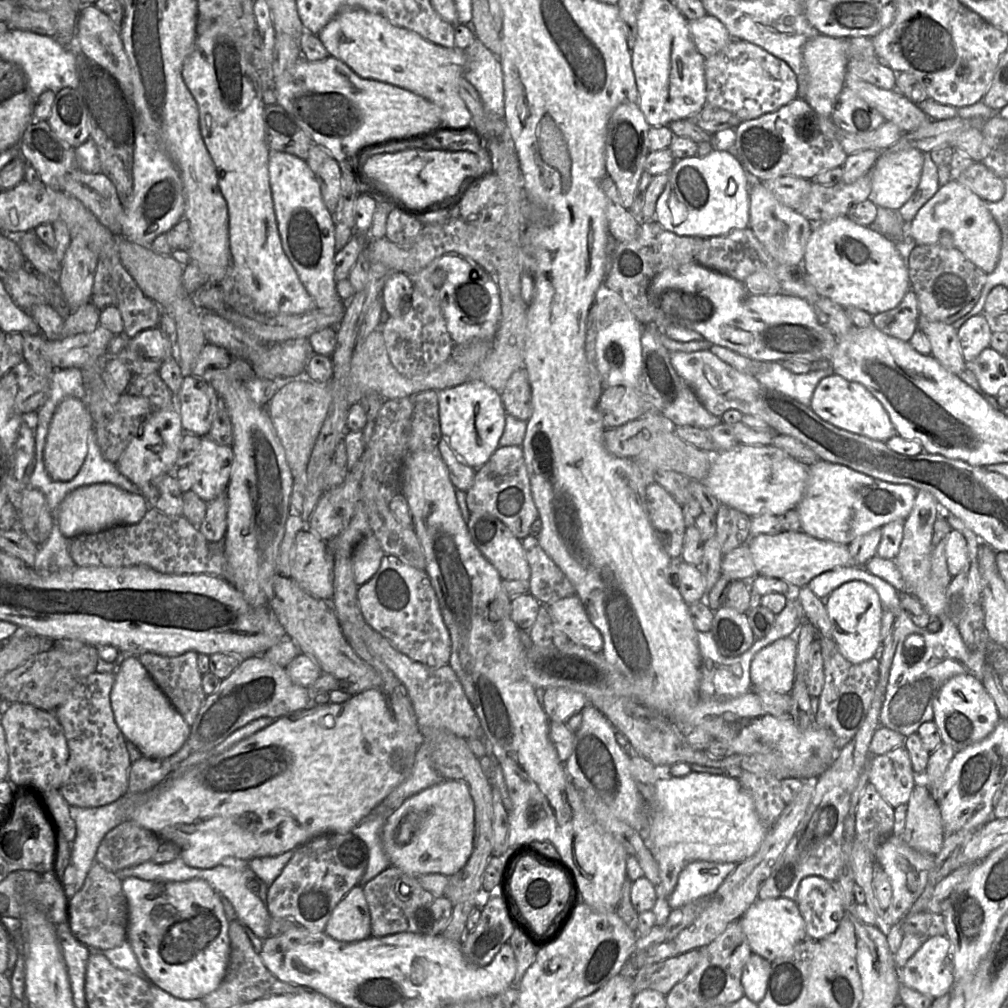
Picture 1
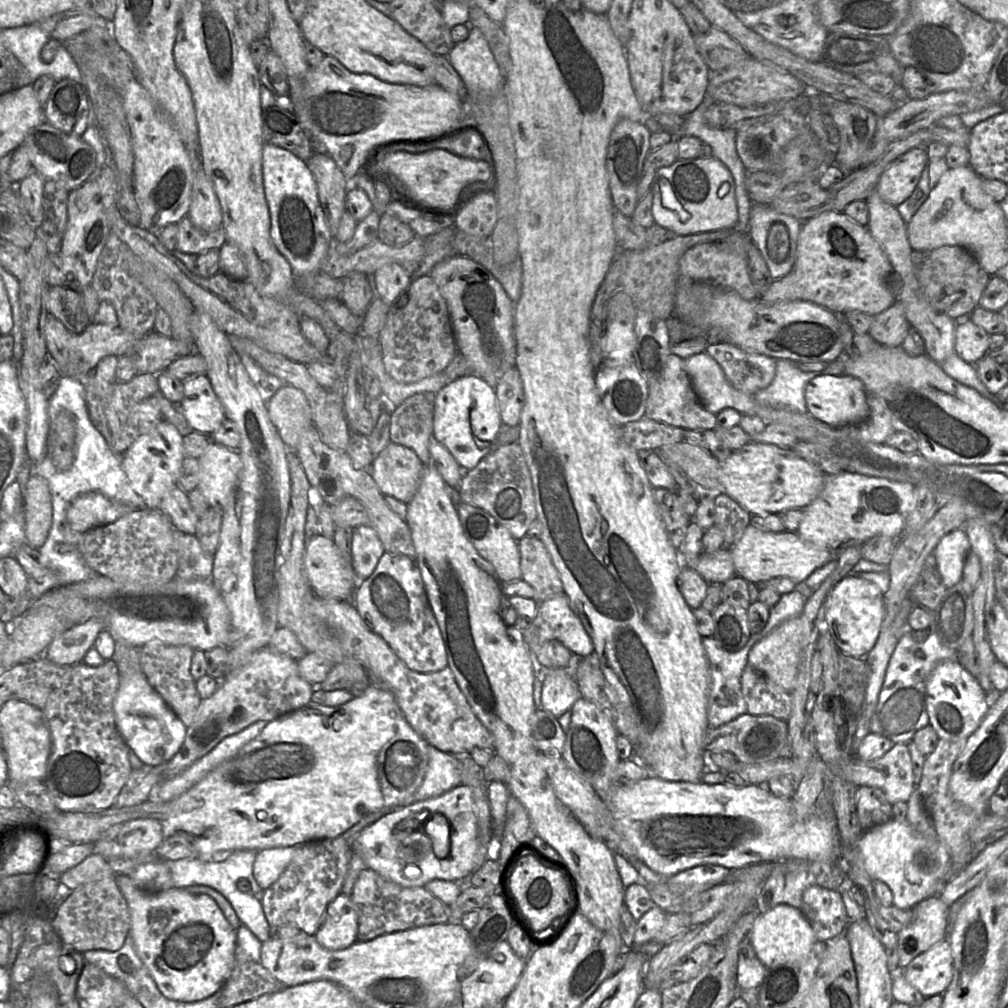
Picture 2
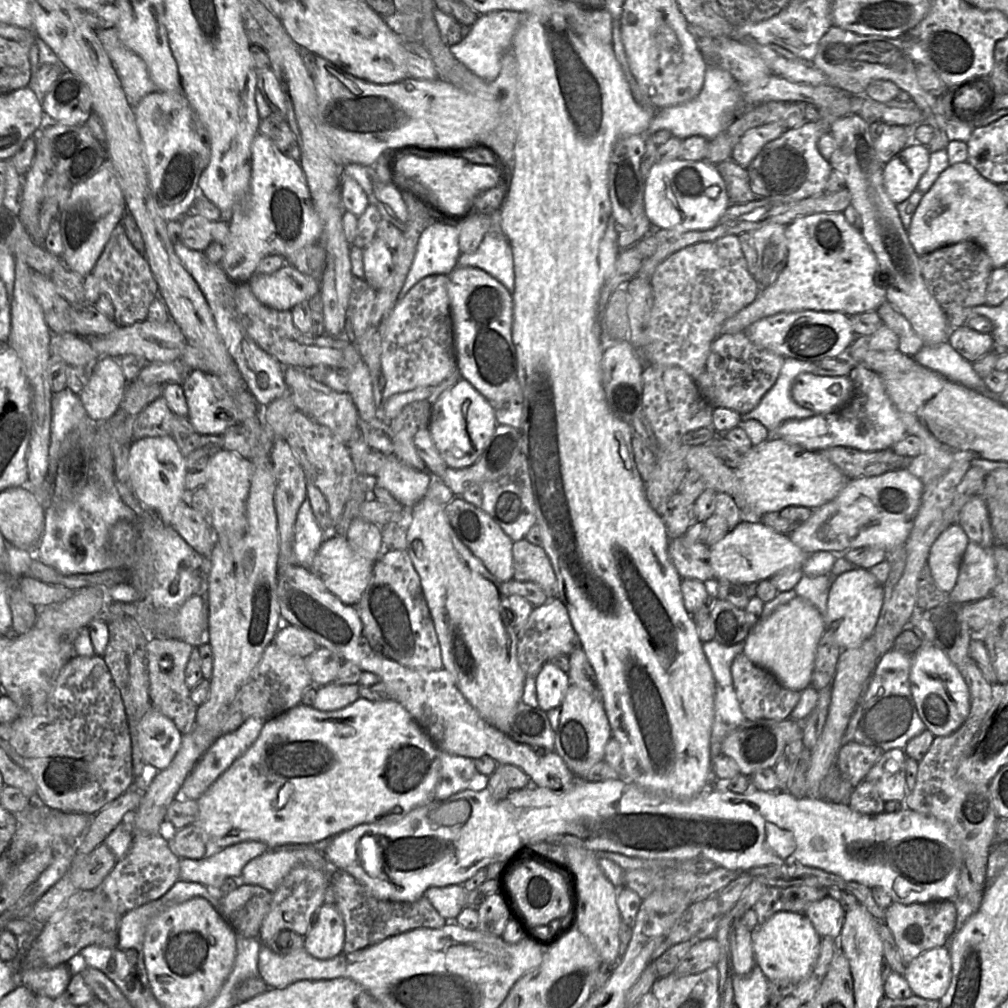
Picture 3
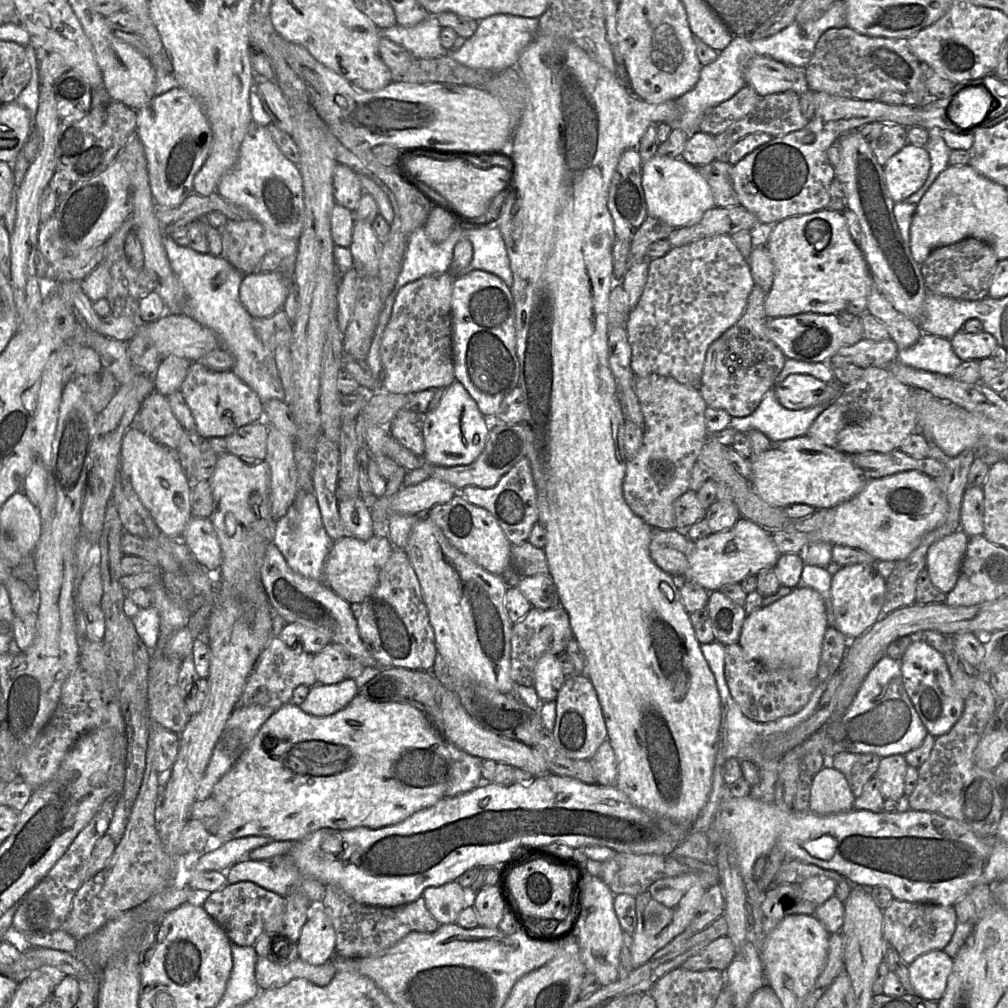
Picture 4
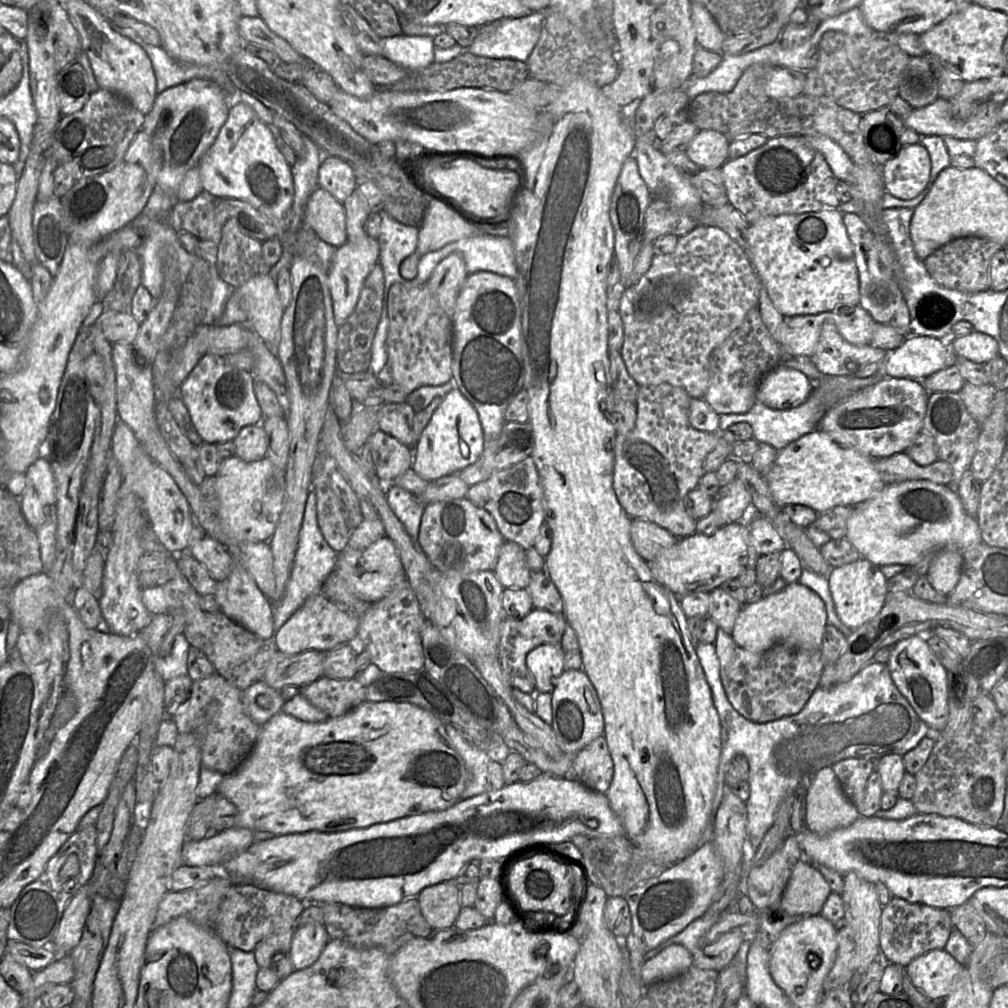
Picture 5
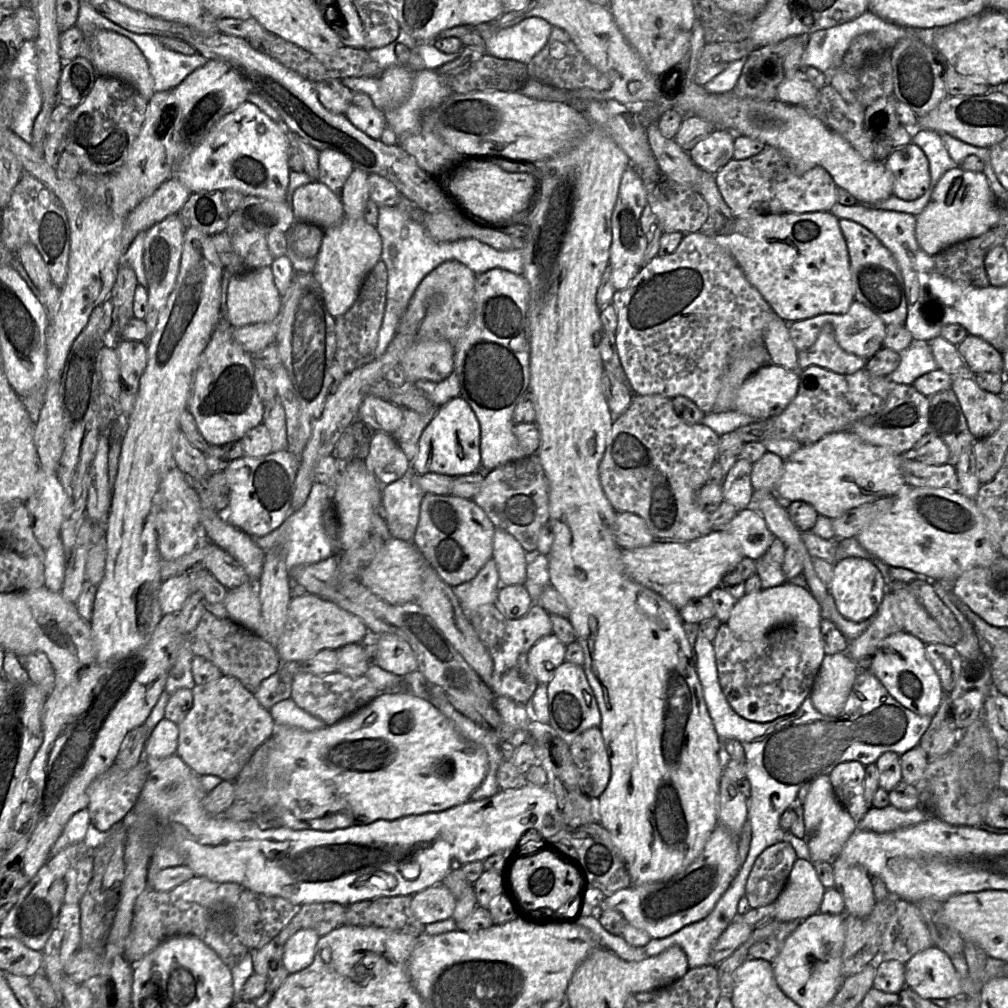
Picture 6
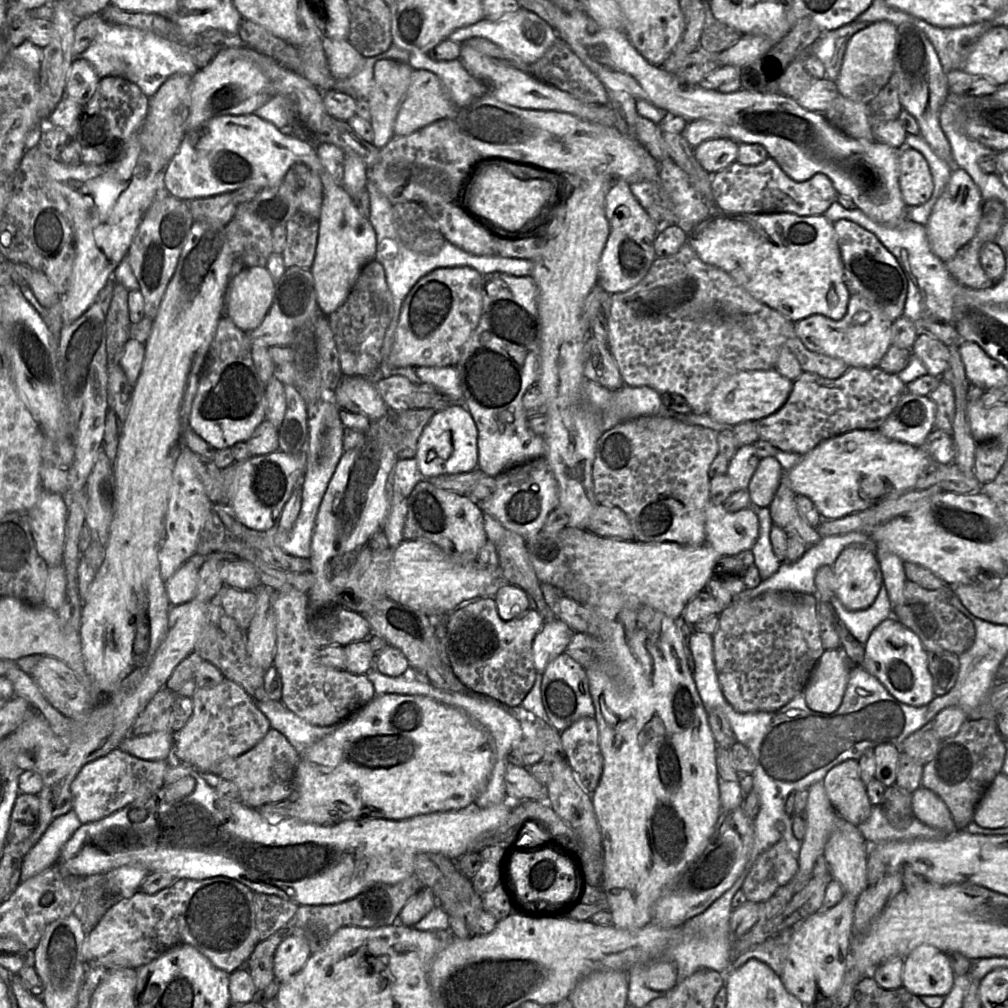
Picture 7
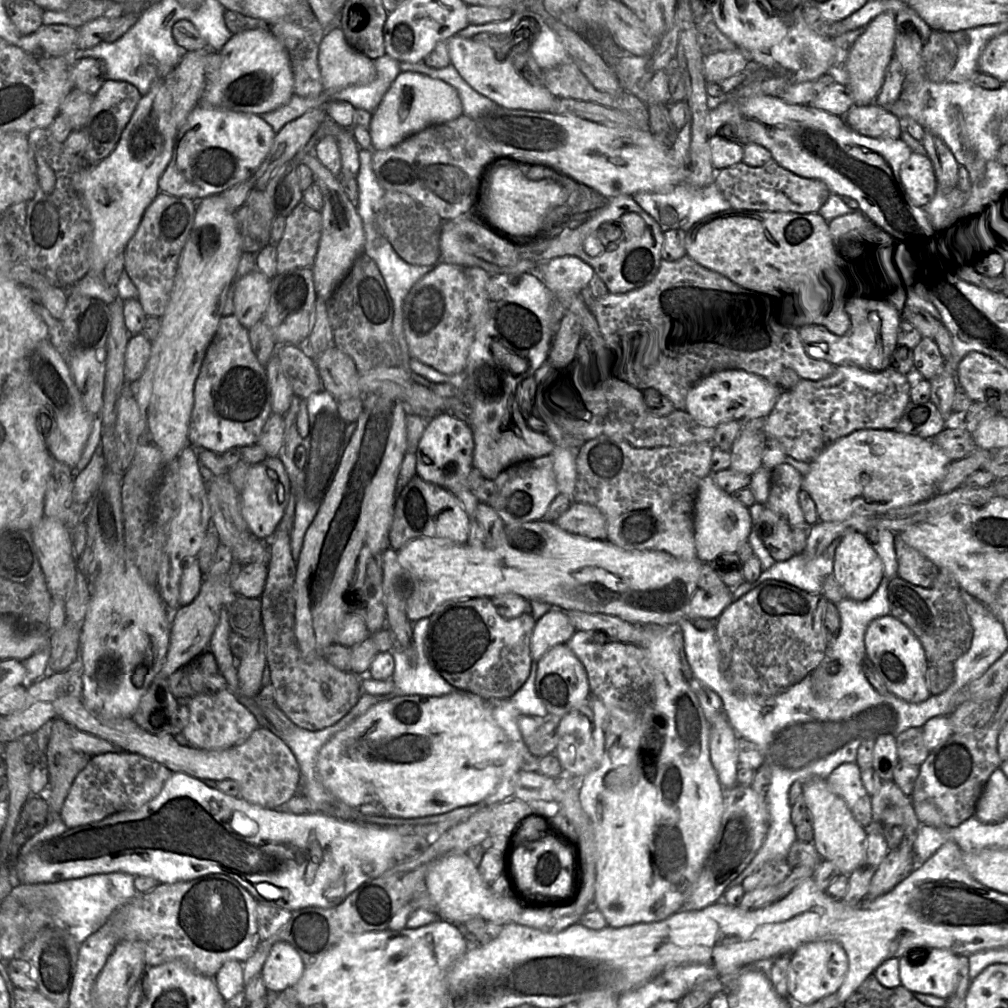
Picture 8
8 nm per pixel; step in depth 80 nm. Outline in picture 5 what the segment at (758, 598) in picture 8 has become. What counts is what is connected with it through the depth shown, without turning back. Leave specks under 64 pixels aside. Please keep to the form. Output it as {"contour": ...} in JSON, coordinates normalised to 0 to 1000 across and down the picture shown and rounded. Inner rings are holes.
{"contour":[[[712,623],[708,637],[714,659],[714,672],[721,692],[726,700],[740,713],[760,717],[792,707],[813,681],[817,658],[813,645],[797,645],[780,639],[770,639],[758,647],[745,647],[732,641],[724,629]]]}

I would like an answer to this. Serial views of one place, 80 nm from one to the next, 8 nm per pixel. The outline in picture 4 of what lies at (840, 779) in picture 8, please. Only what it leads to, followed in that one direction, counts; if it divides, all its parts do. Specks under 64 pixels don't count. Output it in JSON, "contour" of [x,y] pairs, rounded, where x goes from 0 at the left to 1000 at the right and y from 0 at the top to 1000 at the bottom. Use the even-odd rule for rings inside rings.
{"contour":[[[830,747],[819,759],[834,766],[847,791],[852,791],[861,774],[868,769],[874,751],[869,748]]]}

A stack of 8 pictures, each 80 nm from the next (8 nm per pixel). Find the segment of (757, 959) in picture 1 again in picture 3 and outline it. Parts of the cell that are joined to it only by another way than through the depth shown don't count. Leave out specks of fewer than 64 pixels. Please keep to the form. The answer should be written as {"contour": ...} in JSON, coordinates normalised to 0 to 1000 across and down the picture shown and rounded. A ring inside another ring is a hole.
{"contour":[[[736,912],[728,916],[725,927],[725,950],[728,964],[741,968],[751,956],[747,941],[745,924]]]}

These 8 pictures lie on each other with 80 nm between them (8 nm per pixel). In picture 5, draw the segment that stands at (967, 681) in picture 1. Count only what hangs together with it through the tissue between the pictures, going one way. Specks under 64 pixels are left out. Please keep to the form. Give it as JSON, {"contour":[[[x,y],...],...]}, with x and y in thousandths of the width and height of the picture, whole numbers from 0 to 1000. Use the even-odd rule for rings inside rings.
{"contour":[[[908,629],[891,636],[885,644],[880,660],[891,685],[922,720],[921,730],[926,734],[931,733],[932,727],[938,721],[941,711],[940,669],[922,642],[918,631]]]}

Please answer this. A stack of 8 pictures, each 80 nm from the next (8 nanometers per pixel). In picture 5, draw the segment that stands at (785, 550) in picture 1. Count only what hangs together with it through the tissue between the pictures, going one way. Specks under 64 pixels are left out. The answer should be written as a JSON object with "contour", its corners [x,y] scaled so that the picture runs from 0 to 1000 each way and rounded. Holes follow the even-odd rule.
{"contour":[[[734,516],[718,521],[704,531],[688,529],[674,534],[643,560],[649,573],[675,593],[688,587],[704,588],[718,577],[731,574],[738,565],[749,562],[753,552],[745,540],[741,520]]]}

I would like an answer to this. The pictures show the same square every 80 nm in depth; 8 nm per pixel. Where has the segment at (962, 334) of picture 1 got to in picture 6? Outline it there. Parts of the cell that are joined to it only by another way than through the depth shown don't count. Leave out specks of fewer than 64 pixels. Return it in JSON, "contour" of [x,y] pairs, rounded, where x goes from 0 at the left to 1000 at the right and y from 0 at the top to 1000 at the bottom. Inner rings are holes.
{"contour":[[[960,331],[948,345],[965,371],[984,369],[996,372],[993,350],[976,336]]]}

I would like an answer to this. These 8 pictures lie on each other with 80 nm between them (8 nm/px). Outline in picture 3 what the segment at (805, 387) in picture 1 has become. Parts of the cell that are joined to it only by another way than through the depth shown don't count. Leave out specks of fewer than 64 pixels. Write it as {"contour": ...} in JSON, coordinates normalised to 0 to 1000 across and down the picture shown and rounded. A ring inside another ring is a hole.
{"contour":[[[832,354],[833,360],[828,363],[828,366],[820,367],[813,364],[811,360],[801,359],[797,357],[792,357],[789,355],[779,355],[777,363],[775,365],[774,371],[769,379],[769,381],[765,384],[765,386],[757,393],[753,401],[746,406],[744,409],[735,412],[735,419],[749,416],[755,419],[765,432],[769,430],[771,425],[779,418],[786,416],[798,416],[803,415],[810,412],[806,407],[800,406],[798,404],[793,403],[785,393],[785,385],[788,376],[796,371],[796,370],[805,370],[812,373],[842,373],[845,365],[843,358],[840,354]]]}

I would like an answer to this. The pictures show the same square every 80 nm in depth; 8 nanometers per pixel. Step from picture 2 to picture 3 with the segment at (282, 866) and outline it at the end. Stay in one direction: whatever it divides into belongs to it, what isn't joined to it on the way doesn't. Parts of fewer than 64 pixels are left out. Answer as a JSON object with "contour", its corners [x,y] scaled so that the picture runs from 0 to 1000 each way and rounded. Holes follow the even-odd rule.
{"contour":[[[323,834],[310,837],[311,840],[302,843],[276,843],[268,842],[247,854],[241,861],[239,869],[241,877],[255,878],[267,885],[272,885],[281,871],[293,860],[305,857],[313,861],[327,858],[325,853],[320,851],[320,842]]]}

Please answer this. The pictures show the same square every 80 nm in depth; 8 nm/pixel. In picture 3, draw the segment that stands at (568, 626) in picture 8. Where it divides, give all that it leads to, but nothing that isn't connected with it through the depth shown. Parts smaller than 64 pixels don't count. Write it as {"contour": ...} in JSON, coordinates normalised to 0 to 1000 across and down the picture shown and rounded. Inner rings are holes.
{"contour":[[[544,656],[532,671],[531,679],[535,701],[542,706],[557,700],[566,676],[563,668]]]}

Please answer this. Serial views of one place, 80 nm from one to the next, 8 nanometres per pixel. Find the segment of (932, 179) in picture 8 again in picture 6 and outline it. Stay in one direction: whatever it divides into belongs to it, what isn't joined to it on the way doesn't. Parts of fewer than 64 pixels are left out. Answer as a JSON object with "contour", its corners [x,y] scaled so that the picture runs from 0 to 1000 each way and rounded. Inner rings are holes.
{"contour":[[[903,142],[887,148],[877,161],[886,178],[886,193],[897,199],[915,195],[923,185],[923,165],[916,149]]]}

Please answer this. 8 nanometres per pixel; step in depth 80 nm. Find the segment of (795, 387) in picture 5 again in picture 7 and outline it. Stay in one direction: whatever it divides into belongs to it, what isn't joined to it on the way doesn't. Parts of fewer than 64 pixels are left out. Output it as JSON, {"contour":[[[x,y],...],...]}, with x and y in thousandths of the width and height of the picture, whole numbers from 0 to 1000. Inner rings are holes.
{"contour":[[[769,365],[740,367],[715,378],[703,394],[702,411],[711,419],[729,423],[739,418],[752,418],[773,407],[782,396],[787,378],[776,373]]]}

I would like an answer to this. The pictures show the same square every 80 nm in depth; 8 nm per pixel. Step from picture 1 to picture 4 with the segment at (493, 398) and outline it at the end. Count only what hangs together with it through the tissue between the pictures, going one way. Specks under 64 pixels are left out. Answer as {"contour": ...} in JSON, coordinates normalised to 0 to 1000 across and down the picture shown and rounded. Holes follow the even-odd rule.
{"contour":[[[451,378],[443,385],[436,402],[421,415],[420,435],[422,440],[420,456],[425,460],[440,463],[466,461],[479,448],[486,426],[482,415],[472,399],[460,385]]]}

